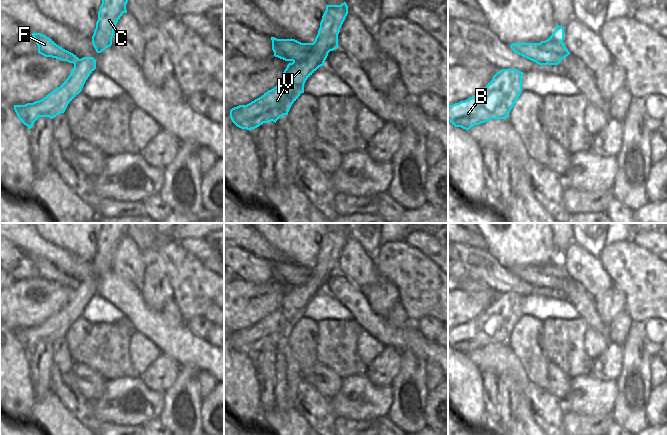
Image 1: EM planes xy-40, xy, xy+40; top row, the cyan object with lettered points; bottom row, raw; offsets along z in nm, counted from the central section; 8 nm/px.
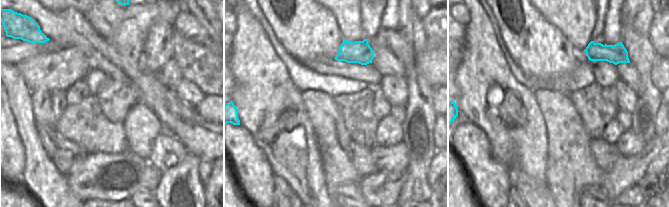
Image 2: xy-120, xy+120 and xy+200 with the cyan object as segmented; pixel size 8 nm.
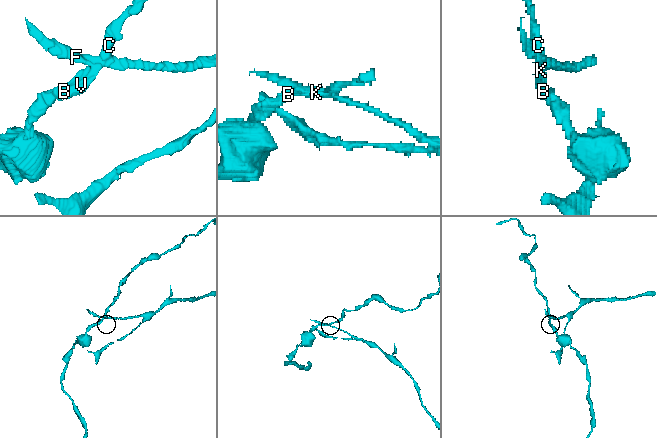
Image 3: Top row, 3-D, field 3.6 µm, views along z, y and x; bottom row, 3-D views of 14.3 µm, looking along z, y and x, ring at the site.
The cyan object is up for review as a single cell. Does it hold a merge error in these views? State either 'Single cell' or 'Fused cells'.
Fused cells

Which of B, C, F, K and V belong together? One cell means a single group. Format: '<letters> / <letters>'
B C K V / F

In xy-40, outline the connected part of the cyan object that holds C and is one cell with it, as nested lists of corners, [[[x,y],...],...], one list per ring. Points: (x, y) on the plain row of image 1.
[[[102,223],[92,260],[92,268],[97,277],[101,277],[112,269],[114,252],[122,238],[127,237],[127,226],[128,223]]]

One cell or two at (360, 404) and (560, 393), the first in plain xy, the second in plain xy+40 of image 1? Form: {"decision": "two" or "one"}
{"decision": "two"}

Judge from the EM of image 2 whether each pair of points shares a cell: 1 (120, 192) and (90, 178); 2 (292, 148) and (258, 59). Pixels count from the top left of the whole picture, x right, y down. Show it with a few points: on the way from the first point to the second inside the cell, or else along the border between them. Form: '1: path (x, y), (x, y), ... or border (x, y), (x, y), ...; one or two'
1: path (113, 190), (103, 190), (97, 184); one
2: path (302, 126), (299, 108), (271, 81); one

